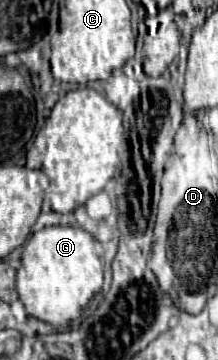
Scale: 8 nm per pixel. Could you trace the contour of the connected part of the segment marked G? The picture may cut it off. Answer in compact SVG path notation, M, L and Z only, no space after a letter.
M46 226L30 236L22 252L16 290L26 312L54 326L78 318L96 290L102 288L102 258L96 254L96 240L90 232L76 226Z

